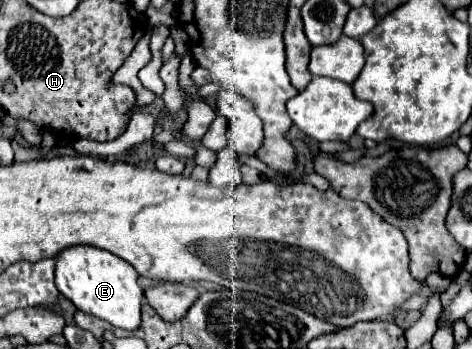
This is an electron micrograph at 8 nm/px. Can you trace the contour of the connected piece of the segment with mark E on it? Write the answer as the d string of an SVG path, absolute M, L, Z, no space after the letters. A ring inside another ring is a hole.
M74 245L56 255L54 277L58 291L80 311L92 313L114 327L128 331L134 331L140 325L140 307L144 295L142 287L138 285L138 273L124 259L92 245Z

